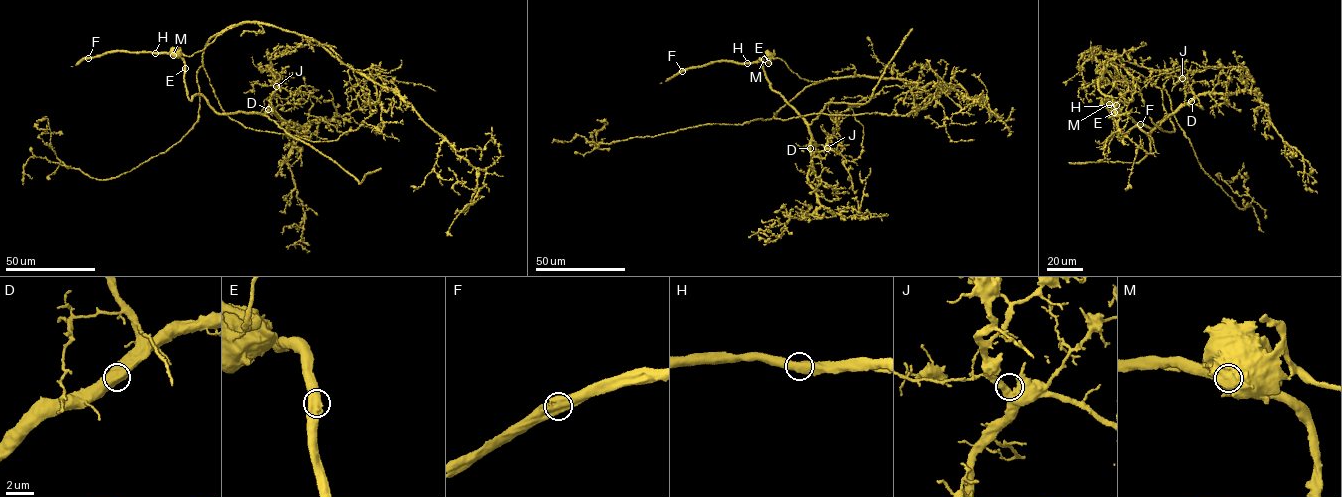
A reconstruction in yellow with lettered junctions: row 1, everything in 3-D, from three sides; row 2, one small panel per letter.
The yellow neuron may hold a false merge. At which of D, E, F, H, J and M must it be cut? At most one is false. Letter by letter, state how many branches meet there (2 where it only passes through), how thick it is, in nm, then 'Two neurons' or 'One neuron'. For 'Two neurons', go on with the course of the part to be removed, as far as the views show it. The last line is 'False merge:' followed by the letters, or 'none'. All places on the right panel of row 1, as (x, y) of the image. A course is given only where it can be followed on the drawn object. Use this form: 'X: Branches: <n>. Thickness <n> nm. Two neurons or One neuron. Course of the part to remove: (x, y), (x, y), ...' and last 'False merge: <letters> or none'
D: Branches: 1. Thickness 850 nm. One neuron
E: Branches: 2. Thickness 700 nm. One neuron
F: Branches: 2. Thickness 750 nm. One neuron
H: Branches: 2. Thickness 650 nm. One neuron
J: Branches: 2. Thickness 500 nm. One neuron
M: Branches: 1. Thickness 1300 nm. Two neurons. Course of the part to remove: (1109, 104), (1119, 140), (1137, 126), (1147, 135), (1198, 96), (1248, 89), (1302, 156), (1303, 181), (1311, 191)
False merge: M

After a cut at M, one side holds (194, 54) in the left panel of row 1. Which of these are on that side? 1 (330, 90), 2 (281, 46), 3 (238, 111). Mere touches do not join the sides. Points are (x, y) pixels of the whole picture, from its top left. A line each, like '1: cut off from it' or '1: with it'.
1: cut off from it
2: cut off from it
3: cut off from it

